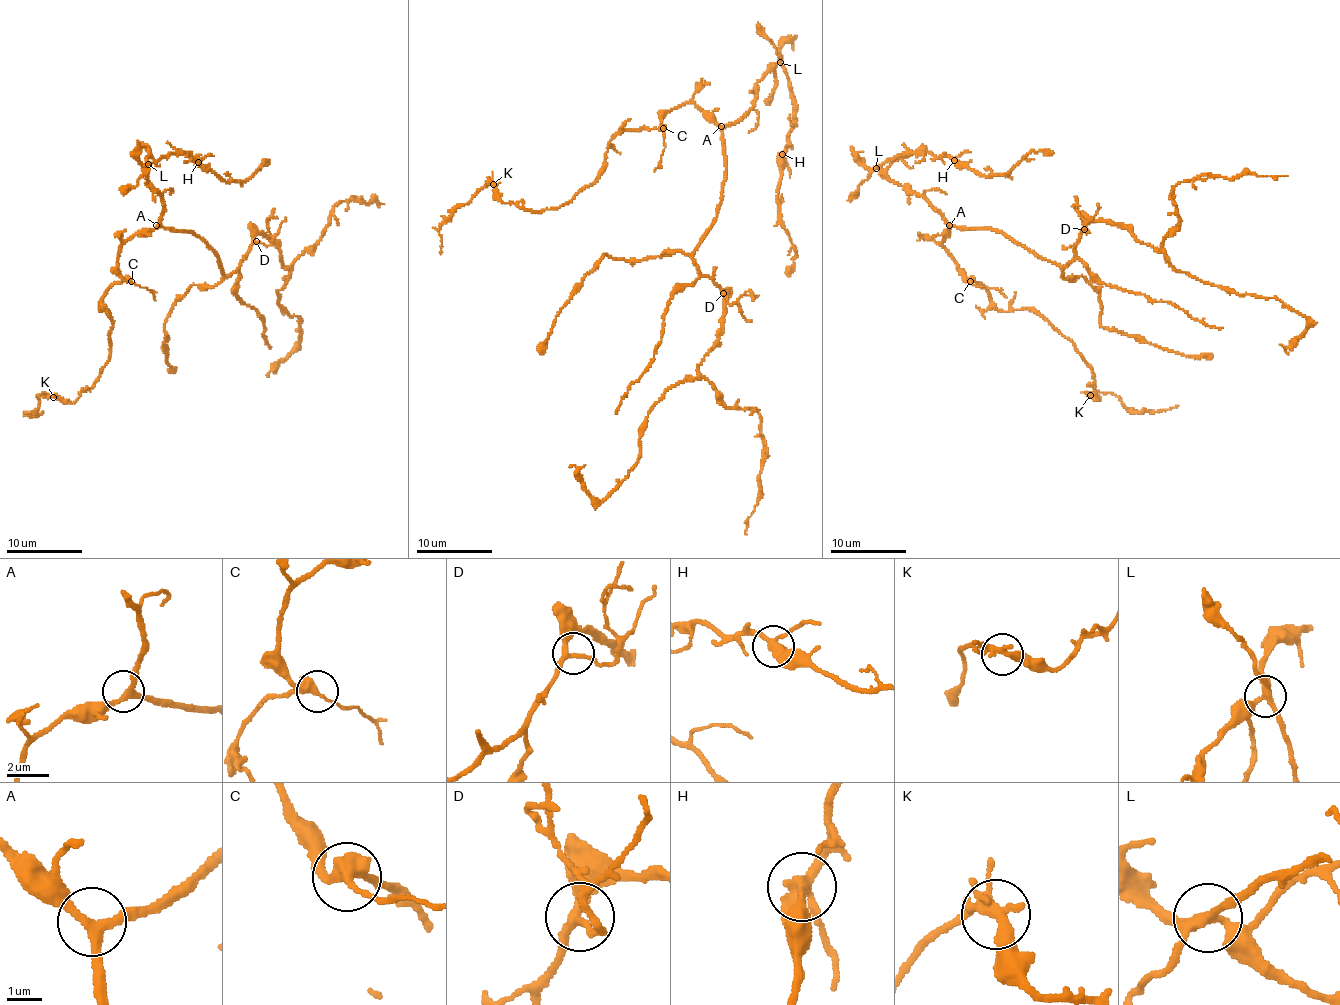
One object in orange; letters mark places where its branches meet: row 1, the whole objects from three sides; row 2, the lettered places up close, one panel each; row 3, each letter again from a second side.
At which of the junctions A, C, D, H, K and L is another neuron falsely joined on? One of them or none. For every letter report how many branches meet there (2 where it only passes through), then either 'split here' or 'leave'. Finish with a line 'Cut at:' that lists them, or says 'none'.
A: 3 branches meet; leave
C: 3 branches meet; leave
D: 3 branches meet; leave
H: 3 branches meet; leave
K: 3 branches meet; leave
L: 4 branches meet; leave
Cut at: none

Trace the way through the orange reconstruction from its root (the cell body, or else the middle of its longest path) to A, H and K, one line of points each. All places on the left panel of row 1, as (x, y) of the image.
A: (191, 232), (156, 225)
H: (191, 232), (160, 225), (161, 195), (147, 185), (146, 172), (148, 164), (170, 154), (189, 153), (198, 162)
K: (191, 232), (143, 229), (125, 242), (125, 281), (101, 309), (112, 319), (108, 361), (73, 401), (53, 397)

